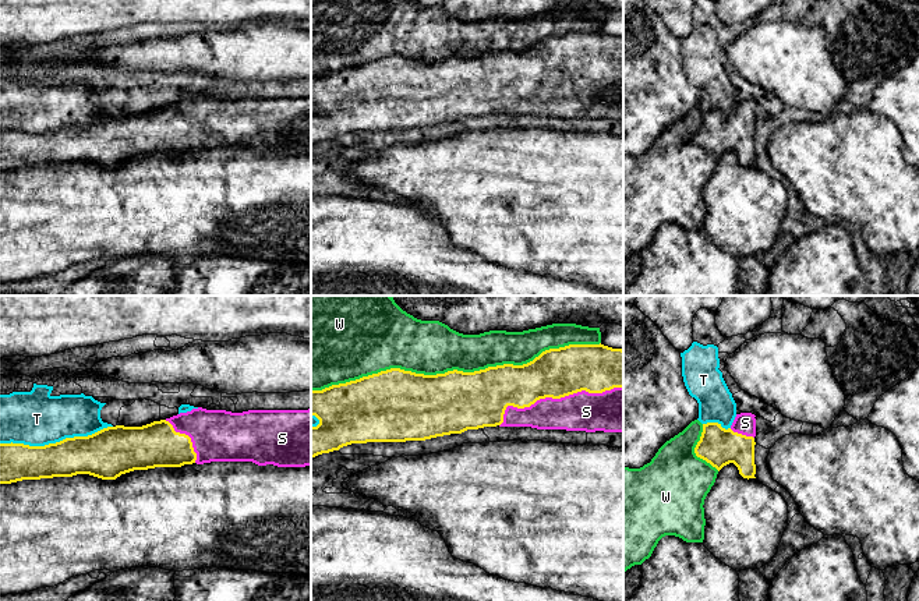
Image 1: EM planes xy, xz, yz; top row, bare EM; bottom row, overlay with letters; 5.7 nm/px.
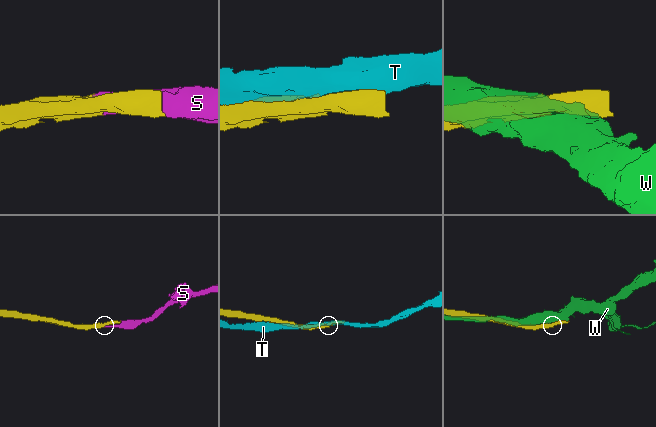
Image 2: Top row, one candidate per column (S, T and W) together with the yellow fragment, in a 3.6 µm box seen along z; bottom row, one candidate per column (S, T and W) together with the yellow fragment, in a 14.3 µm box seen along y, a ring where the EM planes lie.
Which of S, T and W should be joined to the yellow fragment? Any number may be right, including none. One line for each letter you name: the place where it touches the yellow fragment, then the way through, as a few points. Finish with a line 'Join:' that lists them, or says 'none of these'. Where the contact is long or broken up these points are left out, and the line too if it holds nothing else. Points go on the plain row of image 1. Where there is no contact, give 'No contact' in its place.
S: Touches yellow at xz (555, 85)
Join: S

